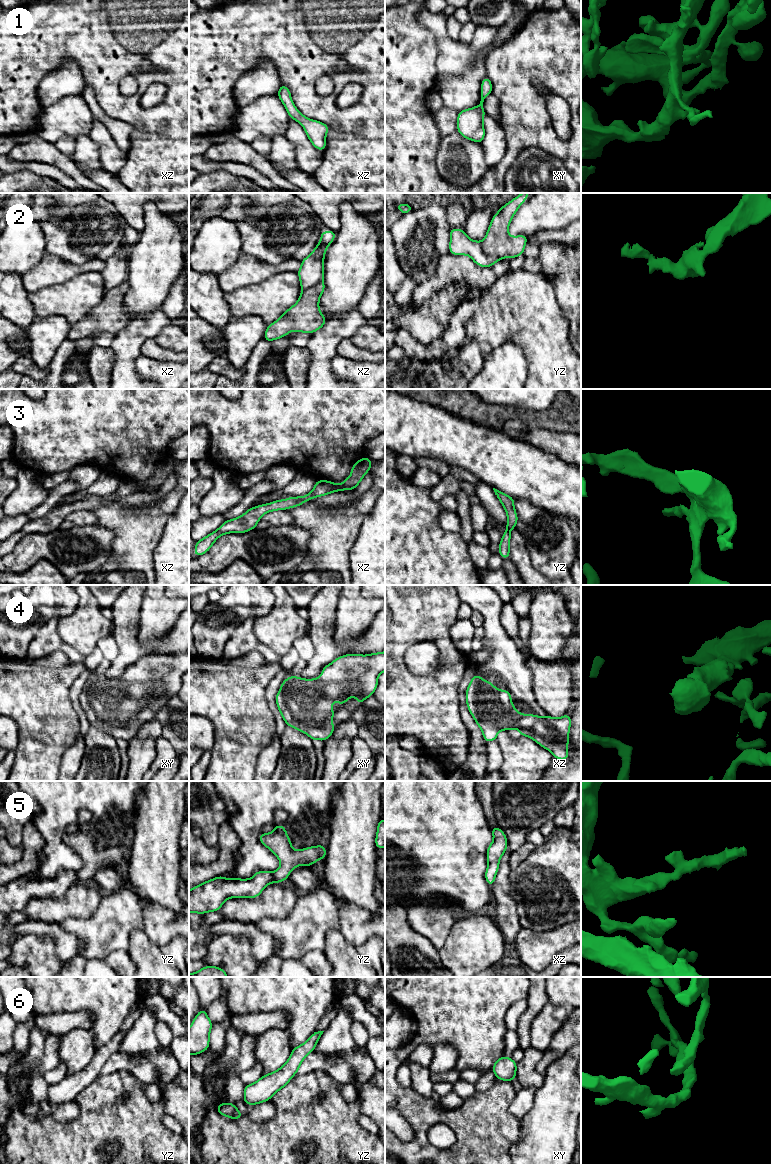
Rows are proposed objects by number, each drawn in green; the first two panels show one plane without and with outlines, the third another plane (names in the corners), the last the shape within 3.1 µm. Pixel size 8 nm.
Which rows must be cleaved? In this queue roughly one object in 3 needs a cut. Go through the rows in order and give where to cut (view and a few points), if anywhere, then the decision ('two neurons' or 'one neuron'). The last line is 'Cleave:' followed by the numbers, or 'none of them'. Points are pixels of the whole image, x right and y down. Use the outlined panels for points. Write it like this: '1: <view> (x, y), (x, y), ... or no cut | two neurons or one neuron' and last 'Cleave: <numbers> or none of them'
1: no cut | one neuron
2: yz (479, 242), (482, 250), (497, 260) | two neurons
3: no cut | one neuron
4: no cut | one neuron
5: no cut | one neuron
6: no cut | one neuron
Cleave: 2

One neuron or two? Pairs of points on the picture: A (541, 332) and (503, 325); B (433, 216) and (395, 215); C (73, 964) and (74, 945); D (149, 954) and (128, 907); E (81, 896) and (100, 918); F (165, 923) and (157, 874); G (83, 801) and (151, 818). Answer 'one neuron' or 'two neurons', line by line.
A: one neuron
B: two neurons
C: two neurons
D: two neurons
E: two neurons
F: two neurons
G: two neurons

